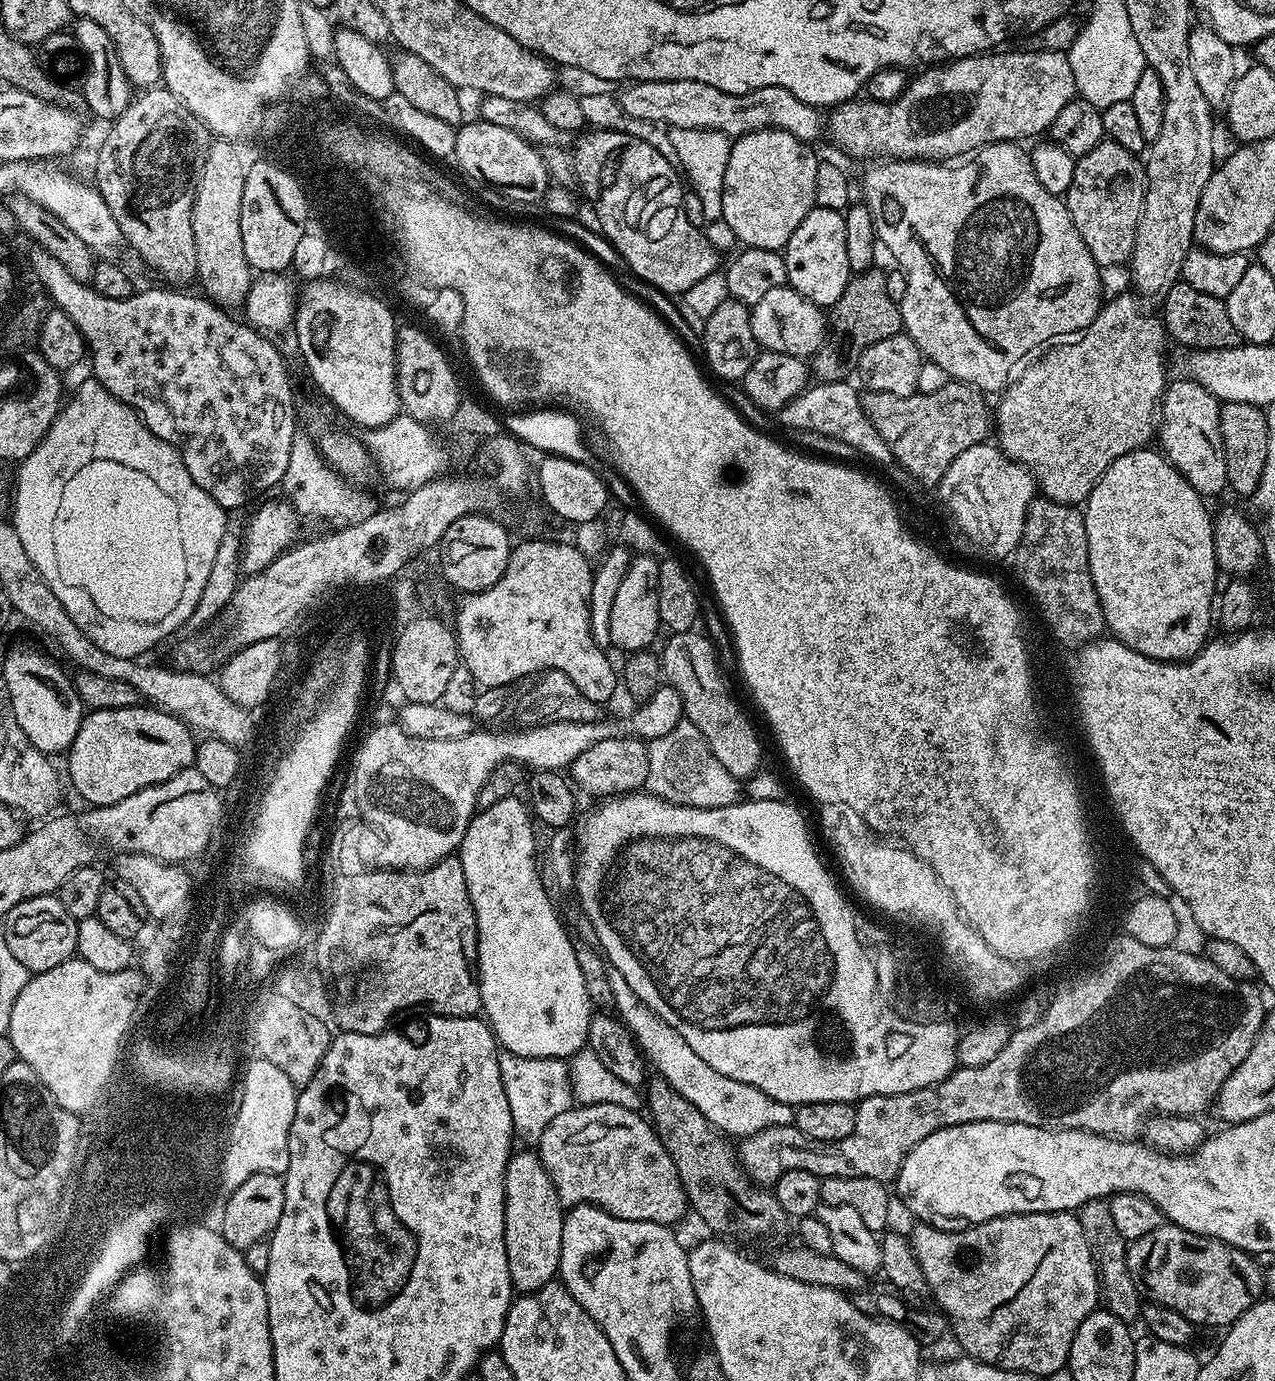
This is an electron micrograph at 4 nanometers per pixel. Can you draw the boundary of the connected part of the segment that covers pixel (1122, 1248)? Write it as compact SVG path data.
M1108 1200L1086 1202L1078 1209L1078 1215L1082 1234L1086 1234L1086 1242L1096 1263L1096 1278L1100 1282L1100 1300L1103 1307L1122 1321L1136 1320L1141 1315L1142 1297L1134 1286L1134 1278L1130 1278L1128 1244L1122 1234L1118 1234L1118 1226L1114 1226L1114 1214L1110 1214Z

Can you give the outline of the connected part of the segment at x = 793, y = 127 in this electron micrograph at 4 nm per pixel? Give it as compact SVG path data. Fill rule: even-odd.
M641 80L633 83L618 99L622 112L630 118L664 123L669 129L685 127L686 130L718 131L729 138L745 136L758 130L777 128L794 134L794 138L813 142L825 131L826 120L821 109L794 98L782 86L762 86L746 94L726 94L718 86L689 80Z

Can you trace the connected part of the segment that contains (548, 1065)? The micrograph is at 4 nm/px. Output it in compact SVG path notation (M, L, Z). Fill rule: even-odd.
M501 1051L499 1072L502 1074L503 1089L510 1103L513 1135L528 1144L535 1145L546 1126L558 1114L573 1107L572 1084L569 1082L567 1063L560 1059L523 1058L512 1052Z

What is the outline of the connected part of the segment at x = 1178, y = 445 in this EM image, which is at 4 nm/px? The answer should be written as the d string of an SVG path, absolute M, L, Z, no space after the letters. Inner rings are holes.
M1181 378L1167 385L1158 409L1158 440L1168 460L1190 482L1195 492L1205 498L1228 488L1226 454L1220 433L1221 401L1216 400L1198 382Z

